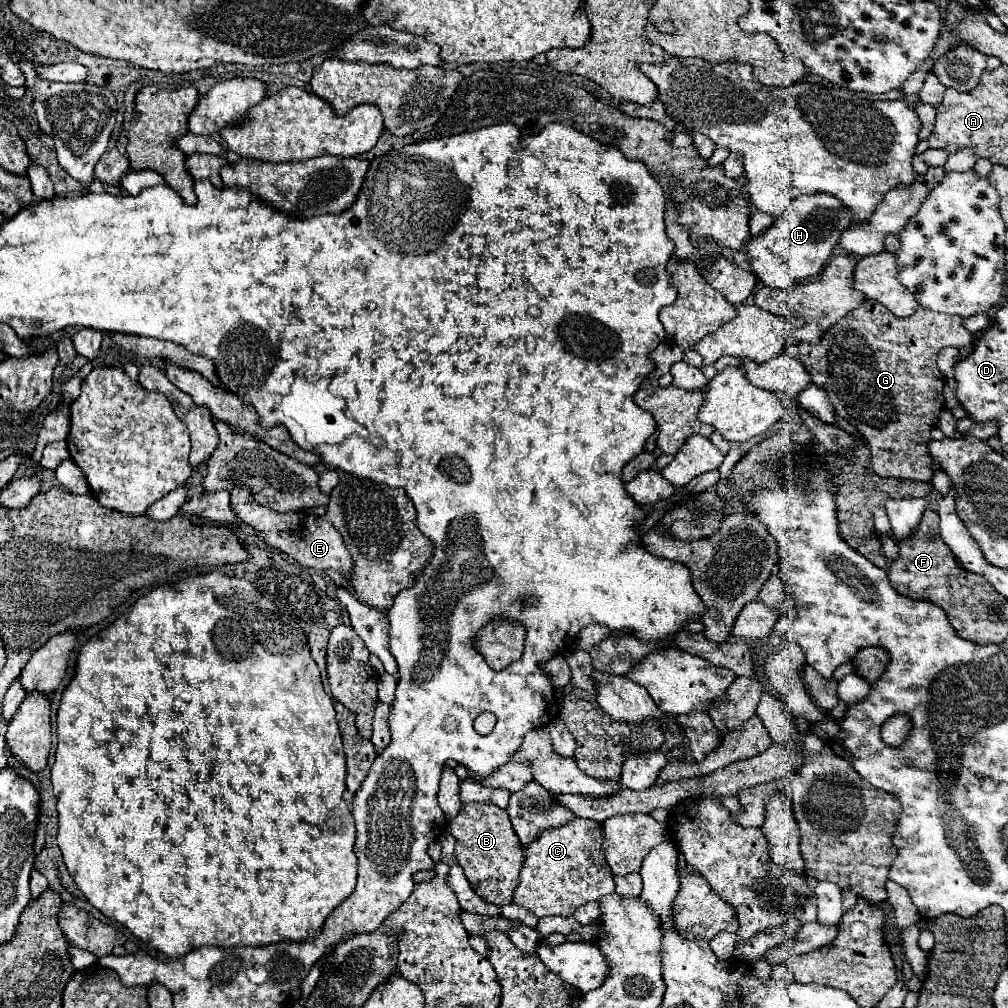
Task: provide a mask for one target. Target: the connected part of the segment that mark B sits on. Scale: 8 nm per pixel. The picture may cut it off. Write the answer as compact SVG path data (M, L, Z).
M468 803L448 823L448 829L456 837L456 859L464 869L472 889L488 903L500 907L512 903L512 895L518 885L518 873L526 859L526 849L512 829L506 809L500 809L492 803Z

